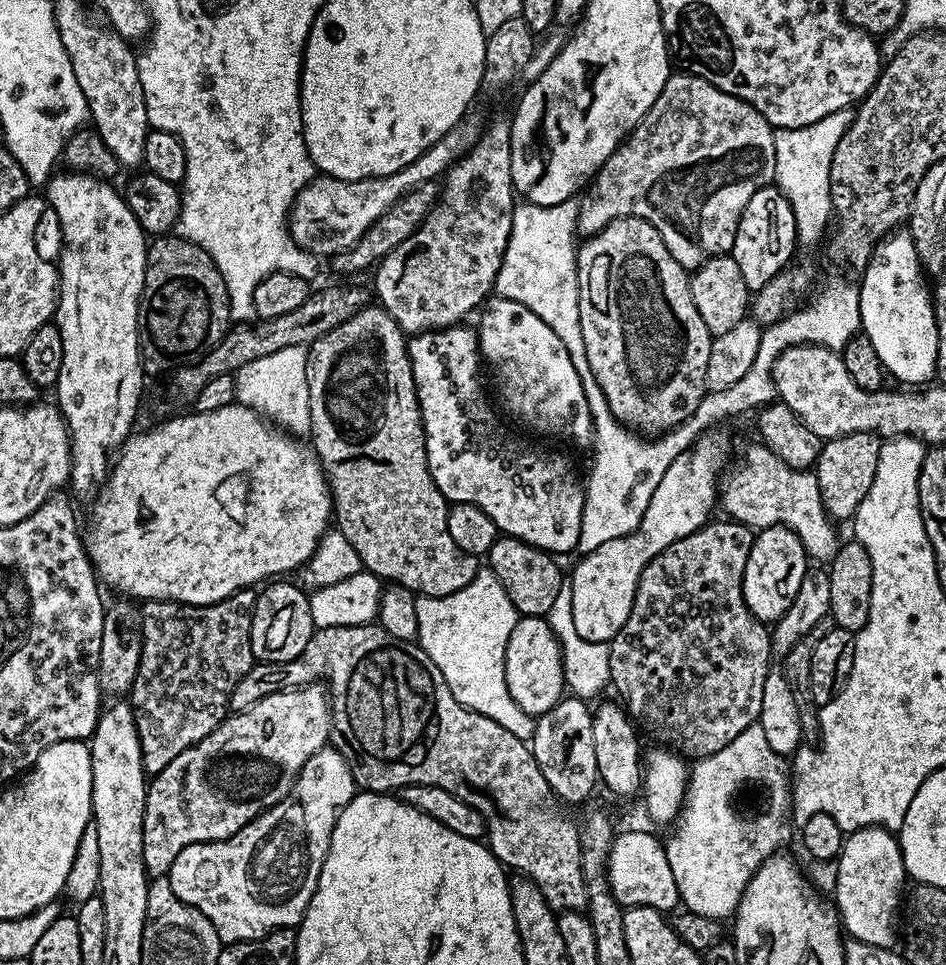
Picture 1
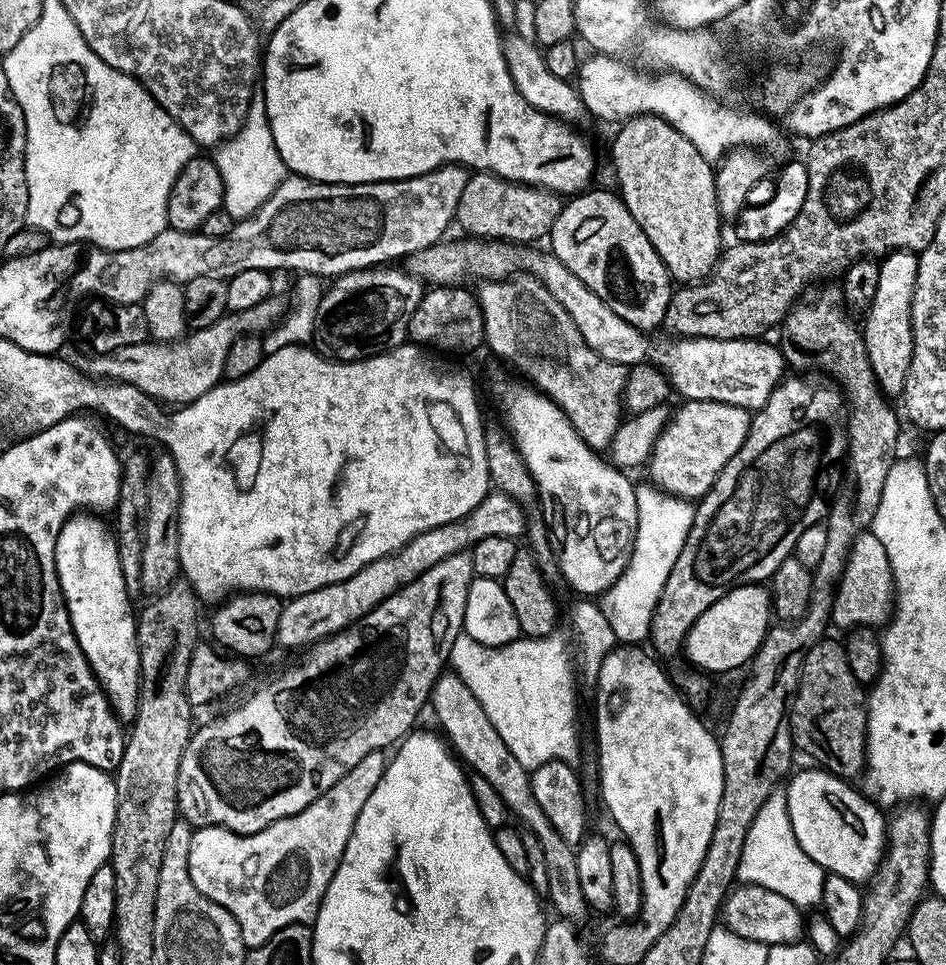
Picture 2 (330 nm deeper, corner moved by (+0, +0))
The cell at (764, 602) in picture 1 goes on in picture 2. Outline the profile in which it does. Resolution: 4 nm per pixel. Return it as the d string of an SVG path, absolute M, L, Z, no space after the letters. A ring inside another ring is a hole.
M741 583L729 589L724 597L698 617L690 626L682 647L693 669L704 674L732 672L749 663L762 646L764 636L773 623L772 597L763 583Z

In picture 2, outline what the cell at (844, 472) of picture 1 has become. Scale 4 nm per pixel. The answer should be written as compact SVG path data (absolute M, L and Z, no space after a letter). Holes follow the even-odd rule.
M907 250L887 253L879 261L878 286L874 290L872 305L862 320L862 331L866 342L866 354L874 370L874 378L885 397L903 397L906 374L914 354L912 333L912 299L918 274L917 253Z

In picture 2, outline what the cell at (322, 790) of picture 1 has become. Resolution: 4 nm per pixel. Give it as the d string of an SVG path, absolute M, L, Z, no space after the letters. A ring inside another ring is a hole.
M383 751L366 754L354 770L350 770L326 794L322 794L306 810L296 816L287 816L261 832L243 836L228 828L197 827L190 838L190 878L194 886L206 898L210 898L218 906L222 906L234 917L240 927L240 933L248 948L256 948L266 942L278 930L291 924L311 925L315 921L320 900L330 886L330 878L340 865L342 854L346 850L346 842L354 830L354 822L358 822L358 814L362 814L362 806L366 806L366 798L374 794L374 786L384 773L386 756Z

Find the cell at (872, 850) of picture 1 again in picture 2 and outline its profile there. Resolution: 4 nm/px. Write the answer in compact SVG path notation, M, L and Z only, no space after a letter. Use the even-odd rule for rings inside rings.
M811 767L805 772L797 771L786 784L788 813L798 846L802 846L825 873L857 882L871 880L884 858L885 813L863 791L856 789L855 792L847 779L834 776L823 767Z

